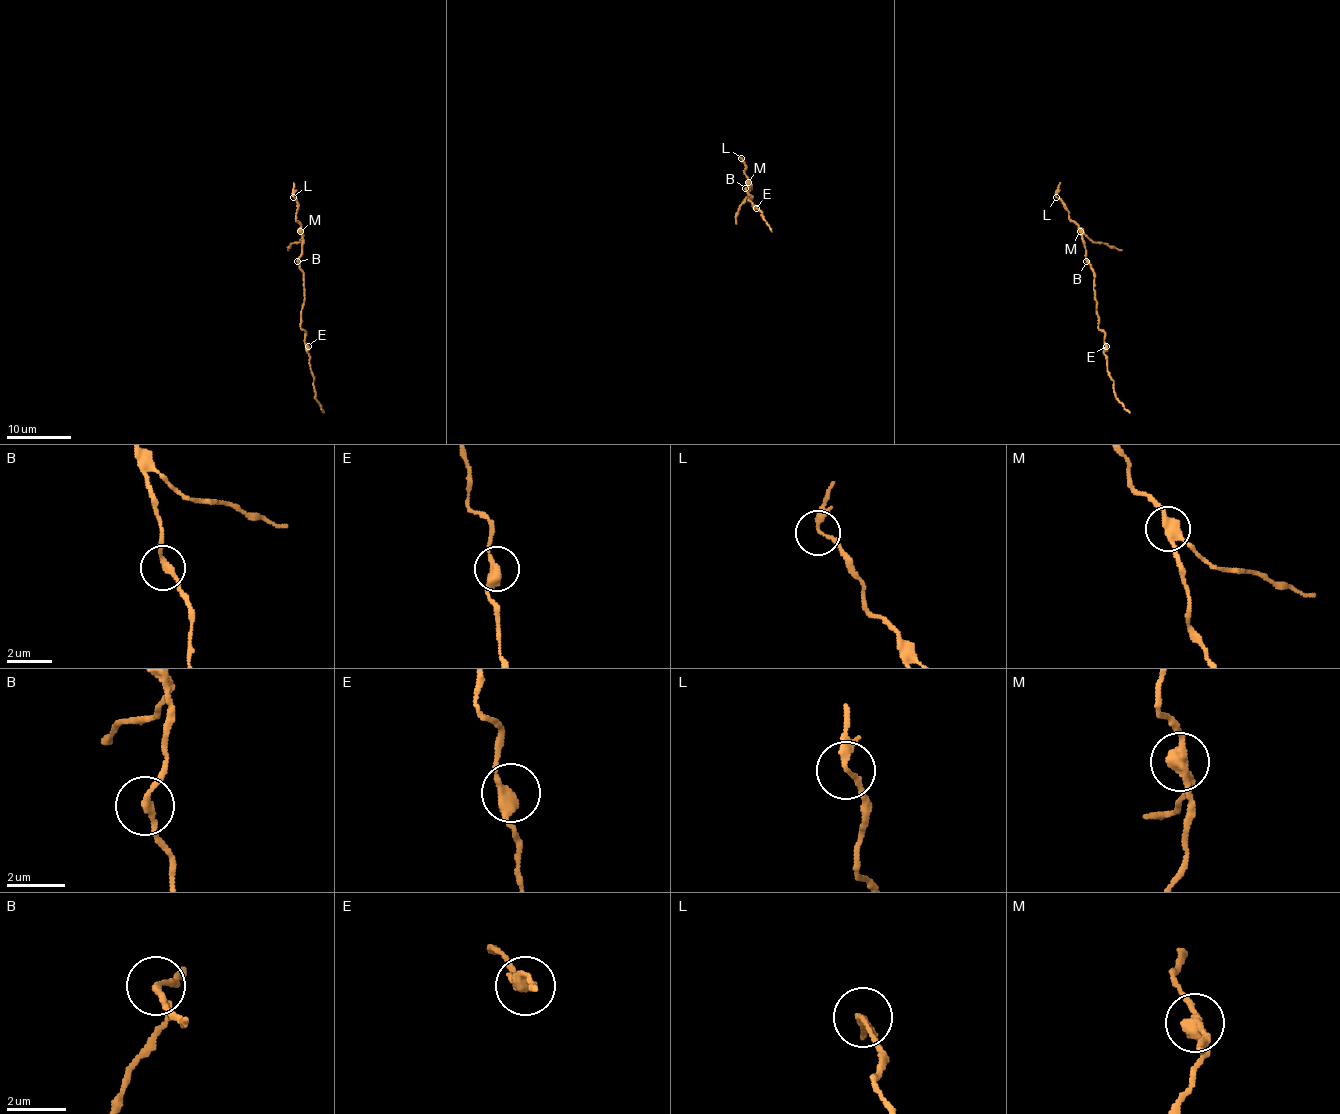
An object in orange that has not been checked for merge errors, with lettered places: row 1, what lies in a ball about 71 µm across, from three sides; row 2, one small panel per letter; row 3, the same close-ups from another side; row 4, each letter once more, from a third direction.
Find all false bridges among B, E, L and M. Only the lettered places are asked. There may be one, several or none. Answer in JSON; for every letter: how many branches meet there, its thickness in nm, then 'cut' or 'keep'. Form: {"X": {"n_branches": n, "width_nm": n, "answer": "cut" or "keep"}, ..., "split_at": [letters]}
{"B": {"n_branches": 2, "width_nm": 200, "answer": "keep"}, "E": {"n_branches": 2, "width_nm": 360, "answer": "keep"}, "L": {"n_branches": 3, "width_nm": 170, "answer": "keep"}, "M": {"n_branches": 3, "width_nm": 320, "answer": "cut"}, "split_at": ["M"]}

